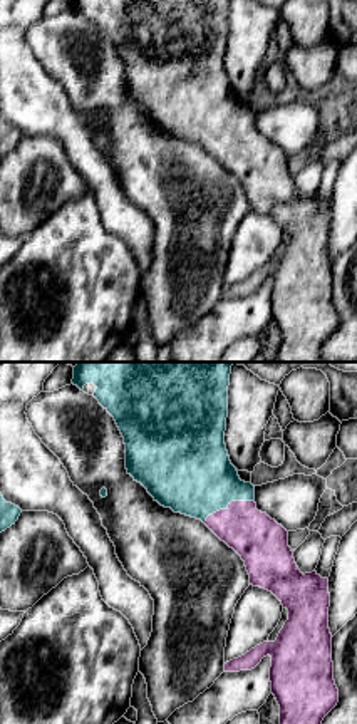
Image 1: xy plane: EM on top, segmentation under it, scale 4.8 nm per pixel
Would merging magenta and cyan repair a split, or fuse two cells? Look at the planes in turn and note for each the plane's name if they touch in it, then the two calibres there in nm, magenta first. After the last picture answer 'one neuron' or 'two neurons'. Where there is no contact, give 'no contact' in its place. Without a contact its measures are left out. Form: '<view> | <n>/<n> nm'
xy | 240/400 nm

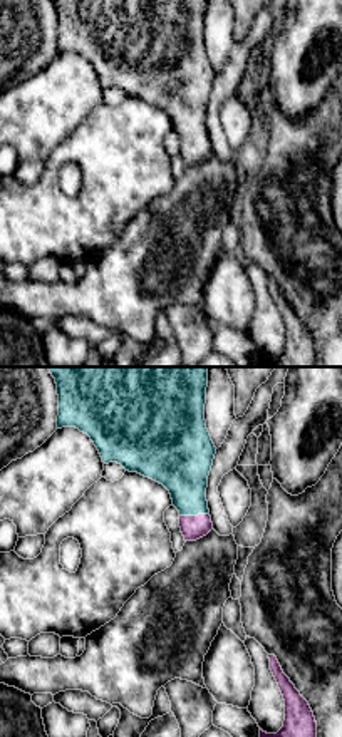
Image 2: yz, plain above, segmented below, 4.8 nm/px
yz | 120/260 nm

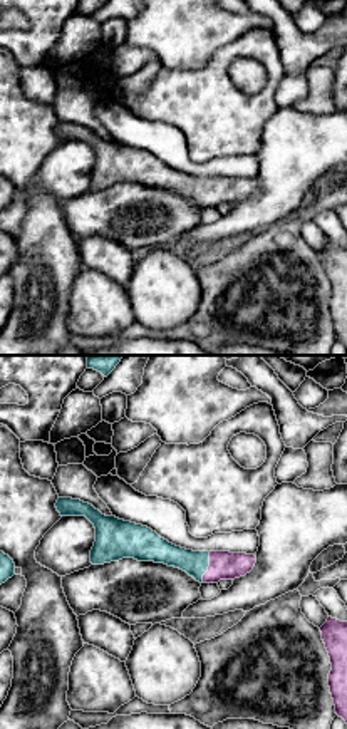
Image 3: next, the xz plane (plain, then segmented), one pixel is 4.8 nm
xz | 140/120 nm

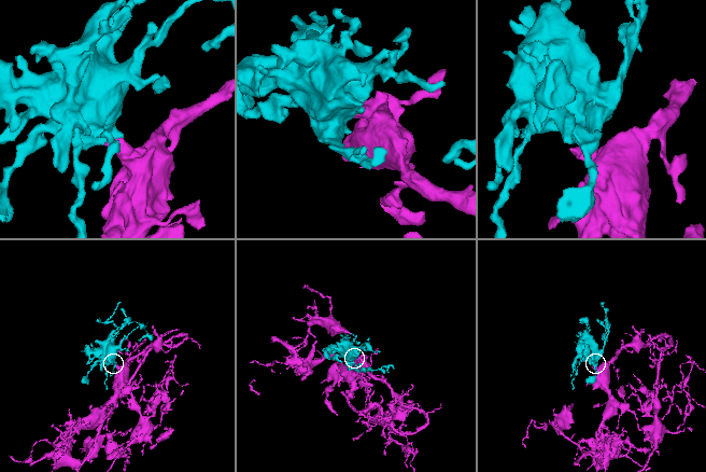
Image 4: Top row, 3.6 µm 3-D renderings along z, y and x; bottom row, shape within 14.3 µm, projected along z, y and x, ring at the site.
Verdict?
one neuron

